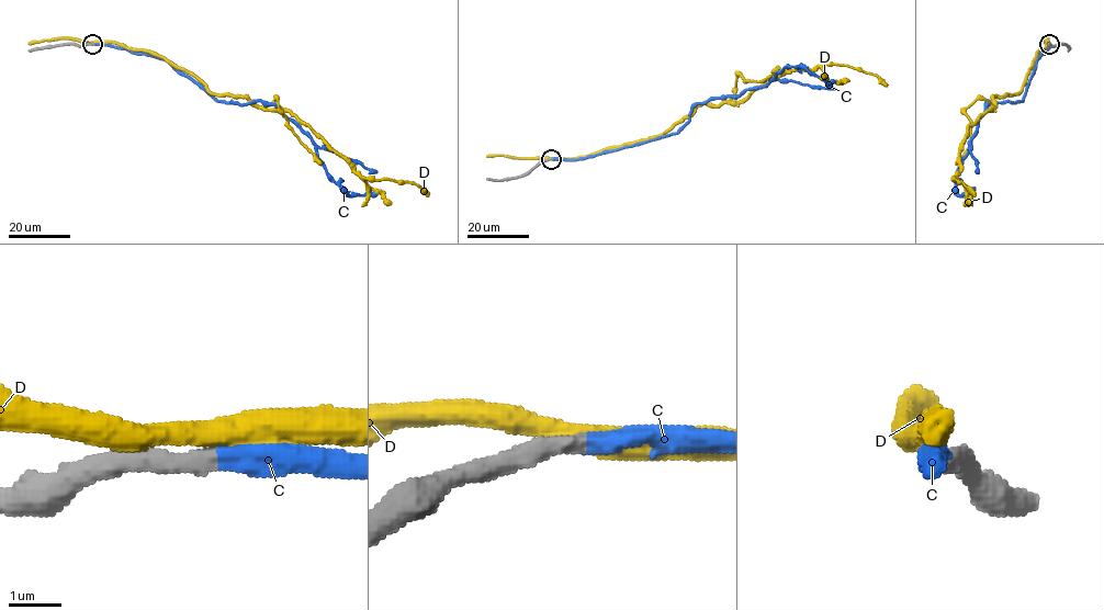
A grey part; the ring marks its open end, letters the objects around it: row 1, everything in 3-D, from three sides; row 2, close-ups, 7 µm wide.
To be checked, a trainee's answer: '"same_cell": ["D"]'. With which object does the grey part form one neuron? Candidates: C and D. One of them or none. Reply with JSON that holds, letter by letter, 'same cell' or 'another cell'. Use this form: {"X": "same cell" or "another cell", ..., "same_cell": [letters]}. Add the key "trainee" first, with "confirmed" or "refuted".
{"trainee": "refuted", "C": "same cell", "D": "another cell", "same_cell": ["C"]}

